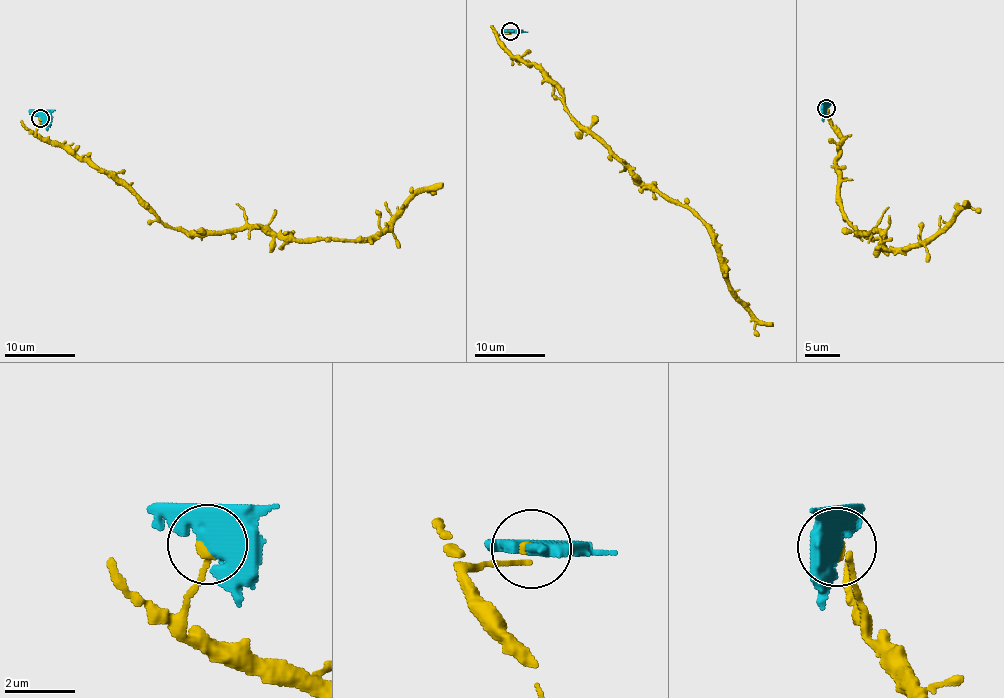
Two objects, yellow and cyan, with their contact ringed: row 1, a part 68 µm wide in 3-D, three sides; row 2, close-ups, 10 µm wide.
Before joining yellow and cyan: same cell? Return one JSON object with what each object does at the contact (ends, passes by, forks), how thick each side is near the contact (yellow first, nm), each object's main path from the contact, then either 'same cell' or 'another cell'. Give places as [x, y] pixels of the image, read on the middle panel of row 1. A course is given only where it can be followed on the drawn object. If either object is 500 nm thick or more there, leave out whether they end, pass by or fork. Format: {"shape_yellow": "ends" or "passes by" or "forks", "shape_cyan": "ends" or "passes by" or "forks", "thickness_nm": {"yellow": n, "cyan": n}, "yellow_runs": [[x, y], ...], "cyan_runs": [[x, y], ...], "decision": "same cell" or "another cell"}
{"thickness_nm": {"yellow": 280, "cyan": 550}, "yellow_runs": [[510, 30], [498, 37], [512, 55], [542, 66], [569, 113], [708, 230], [757, 336]], "cyan_runs": [[510, 30], [527, 32]], "decision": "another cell"}

